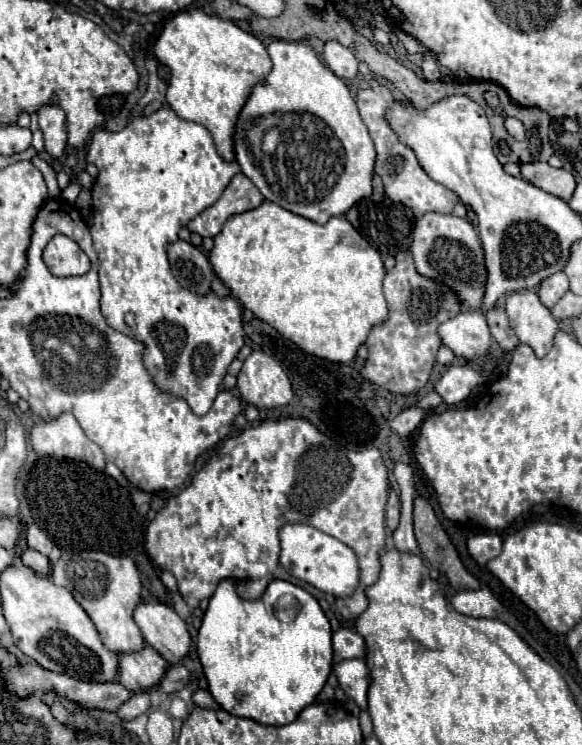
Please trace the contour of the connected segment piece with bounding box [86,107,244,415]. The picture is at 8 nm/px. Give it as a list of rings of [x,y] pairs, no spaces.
[[[162,107],[150,117],[136,117],[118,133],[106,129],[96,131],[88,141],[86,159],[100,169],[92,189],[94,225],[90,233],[100,259],[102,315],[116,331],[144,343],[144,363],[160,389],[184,397],[196,415],[204,415],[216,399],[228,365],[244,345],[242,311],[232,297],[218,297],[216,293],[200,297],[180,287],[172,275],[166,247],[178,241],[178,231],[186,227],[190,219],[216,203],[230,179],[240,173],[240,167],[218,155],[206,127],[180,119],[170,107]]]

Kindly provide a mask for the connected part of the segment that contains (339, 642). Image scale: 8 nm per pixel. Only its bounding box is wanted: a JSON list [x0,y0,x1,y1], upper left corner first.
[332,629,366,665]

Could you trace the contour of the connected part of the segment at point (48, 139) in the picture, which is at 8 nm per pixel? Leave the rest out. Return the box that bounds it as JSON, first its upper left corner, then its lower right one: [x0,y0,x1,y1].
[38,105,68,159]

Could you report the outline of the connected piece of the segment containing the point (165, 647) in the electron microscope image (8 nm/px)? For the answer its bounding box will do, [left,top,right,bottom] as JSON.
[134,599,192,663]

